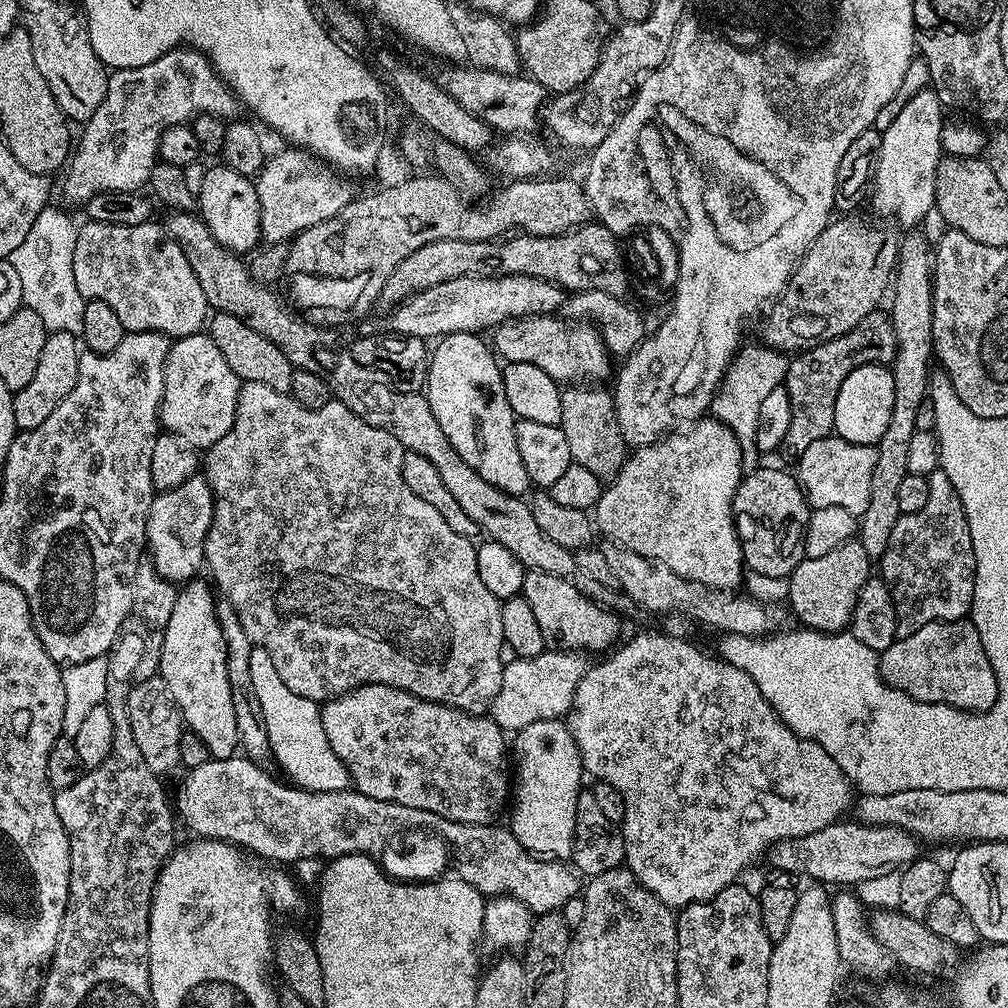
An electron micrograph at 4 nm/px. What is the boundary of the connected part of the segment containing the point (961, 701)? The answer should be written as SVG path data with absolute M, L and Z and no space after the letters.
M967 619L939 620L914 630L914 634L899 637L885 652L879 653L880 676L891 688L905 692L924 704L945 704L963 712L985 712L998 698L998 682L992 669L992 657L984 648L984 640Z

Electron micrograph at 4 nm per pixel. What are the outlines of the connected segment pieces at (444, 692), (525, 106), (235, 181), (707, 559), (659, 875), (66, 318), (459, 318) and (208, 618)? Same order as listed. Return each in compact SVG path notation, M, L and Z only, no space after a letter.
M243 381L234 426L230 426L226 438L214 442L214 446L207 449L202 460L202 475L214 500L214 514L204 543L204 563L207 571L212 571L211 579L219 595L228 600L237 612L252 645L270 654L270 662L274 662L278 678L282 678L294 694L323 702L333 696L343 696L364 684L385 684L406 690L423 700L463 712L484 714L489 711L492 699L502 686L504 664L499 658L499 650L504 643L502 601L486 590L482 577L478 575L477 545L469 537L458 534L458 530L450 530L446 518L406 486L406 478L402 478L405 451L388 429L366 422L342 403L330 402L321 408L304 408L289 393L270 390L270 386L262 386L262 382Z
M456 62L451 66L444 66L440 77L438 76L438 83L446 90L446 94L450 94L450 98L454 98L454 102L458 102L458 106L462 106L462 110L470 110L470 114L482 118L482 122L486 122L489 128L497 133L504 132L500 134L528 134L524 132L534 131L536 120L538 124L538 117L546 104L544 88L527 74L507 76L506 74L498 74L494 70L482 70Z
M227 166L205 167L202 190L198 197L198 215L206 222L210 234L237 254L251 253L261 243L260 207L255 183L249 177L238 174L238 170Z
M701 418L691 425L689 432L676 430L671 434L665 435L654 444L645 444L637 447L625 459L624 465L620 468L620 473L601 491L600 501L596 503L594 509L594 524L604 536L609 536L609 541L615 542L619 547L627 548L629 552L643 552L649 557L655 558L659 563L670 566L674 574L678 574L687 580L693 580L706 588L717 588L720 592L736 590L742 584L742 577L746 572L744 563L744 552L740 549L740 539L736 533L736 523L732 517L732 499L736 493L742 479L742 469L740 461L740 446L731 432L720 420L715 418Z
M644 632L633 640L626 640L604 658L609 660L604 660L601 664L593 663L584 673L582 682L578 682L578 690L572 699L572 711L568 713L566 723L580 751L585 773L589 777L593 776L593 781L612 784L626 802L622 831L628 871L633 872L637 882L667 908L679 910L714 898L714 894L718 894L726 886L737 883L744 867L754 863L763 852L765 855L773 844L780 840L793 840L799 836L814 834L814 830L822 830L837 823L843 817L840 815L847 808L849 811L853 807L854 785L846 778L846 774L842 774L838 762L834 762L834 758L830 758L830 754L826 754L826 750L822 750L822 746L818 746L813 740L801 740L792 733L786 722L778 718L770 702L766 702L762 690L758 690L750 674L715 655L707 656L702 649L695 648L690 641L683 640L680 636L659 636L656 632Z
M49 206L34 218L34 226L22 241L22 246L14 250L10 258L18 278L22 278L23 307L34 310L49 332L71 332L82 330L82 310L84 295L74 282L74 246L78 231L77 221L72 221L55 206Z
M463 276L462 278L454 278L450 282L435 284L421 292L415 292L413 296L406 298L402 303L397 304L395 308L391 309L389 316L392 317L389 318L387 327L391 329L391 331L400 333L402 336L416 336L419 340L425 342L431 341L431 336L436 336L435 338L443 338L450 334L454 334L455 332L475 332L480 334L483 333L483 328L492 330L495 329L497 324L504 324L508 320L523 320L525 316L547 316L555 313L557 310L563 309L565 299L565 289L561 288L560 285L552 284L549 280L539 280L533 276Z
M193 578L177 591L174 610L170 610L170 622L166 622L166 634L162 638L162 654L158 674L166 682L174 702L178 706L187 731L198 734L213 760L225 760L237 755L240 738L234 718L233 699L227 677L227 648L223 641L222 627L216 617L217 597L207 579Z

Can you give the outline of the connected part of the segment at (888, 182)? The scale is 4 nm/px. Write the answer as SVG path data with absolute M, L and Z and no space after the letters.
M931 90L916 92L896 112L896 117L882 132L882 146L874 169L874 187L870 192L870 204L873 204L884 216L893 216L905 224L905 229L917 227L919 220L924 220L936 207L936 170L942 159L942 130L946 123L946 109L936 93Z

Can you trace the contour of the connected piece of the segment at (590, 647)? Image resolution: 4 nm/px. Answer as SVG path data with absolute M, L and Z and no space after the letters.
M525 571L522 595L526 602L530 602L530 610L534 610L534 619L538 621L542 638L549 649L581 654L607 653L621 639L621 617L582 594L582 590L578 590L578 586L574 586L566 578L558 578L545 572Z

